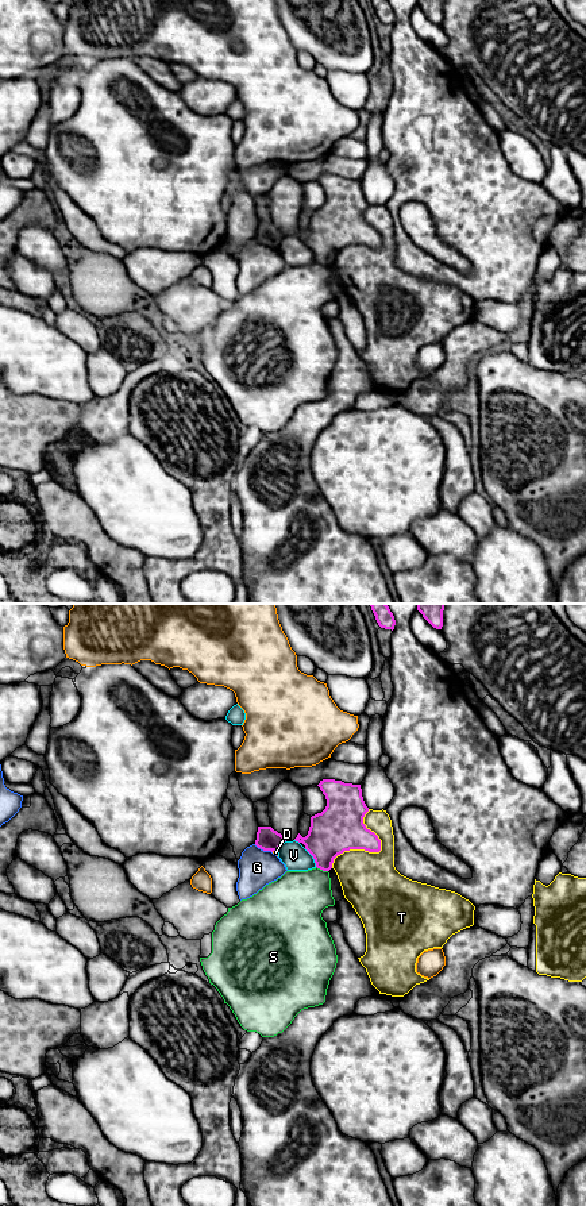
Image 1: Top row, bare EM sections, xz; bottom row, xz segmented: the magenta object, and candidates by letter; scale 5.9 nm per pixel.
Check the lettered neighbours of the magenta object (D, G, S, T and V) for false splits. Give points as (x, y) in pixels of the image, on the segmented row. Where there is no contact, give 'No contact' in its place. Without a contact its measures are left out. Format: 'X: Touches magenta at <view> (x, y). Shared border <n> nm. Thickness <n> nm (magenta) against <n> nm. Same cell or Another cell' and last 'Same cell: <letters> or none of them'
D: Touches magenta at xz (274, 850). Shared border 40 nm. Thickness 140 nm (magenta) against 20 nm. Another cell
G: Touches magenta at xz (263, 850). Shared border 120 nm. Thickness 140 nm (magenta) against 220 nm. Another cell
S: Touches magenta at xz (322, 869). Shared border 80 nm. Thickness 280 nm (magenta) against 340 nm. Another cell
T: Touches magenta at xz (373, 851). Shared border 420 nm. Thickness 280 nm (magenta) against 340 nm. Another cell
V: Touches magenta at xz (313, 858). Shared border 130 nm. Thickness 280 nm (magenta) against 160 nm. Another cell
Same cell: none of them

